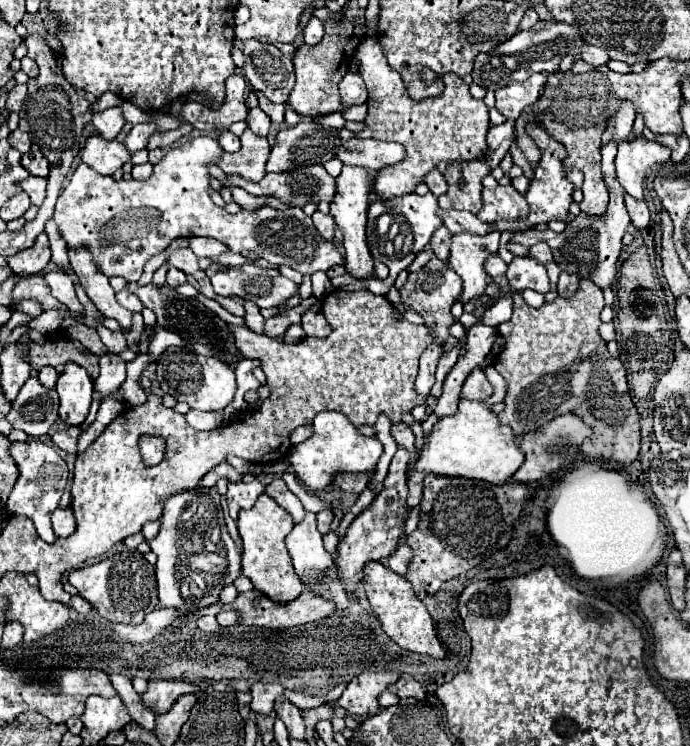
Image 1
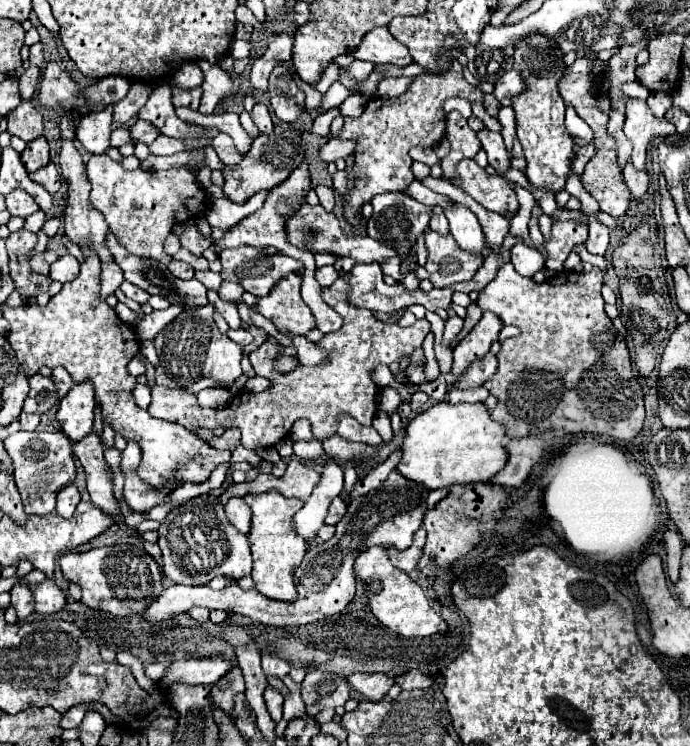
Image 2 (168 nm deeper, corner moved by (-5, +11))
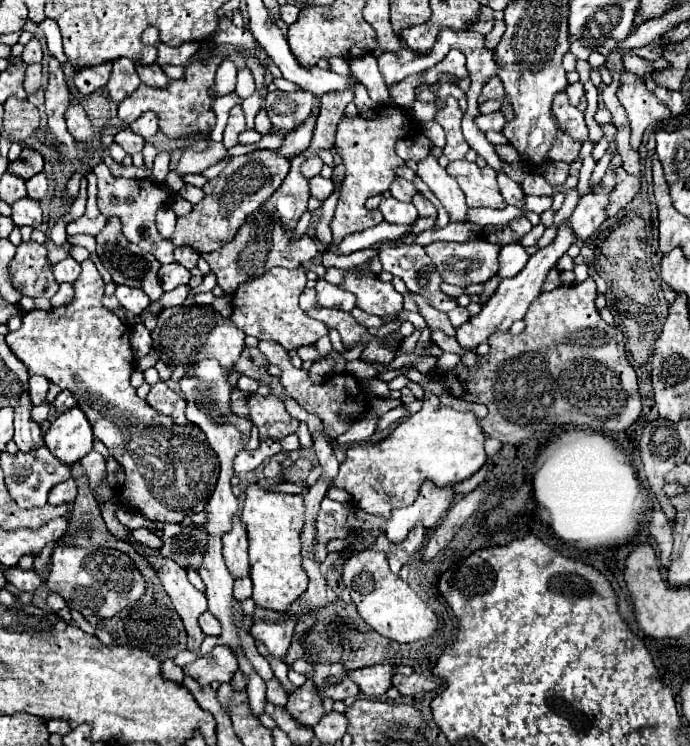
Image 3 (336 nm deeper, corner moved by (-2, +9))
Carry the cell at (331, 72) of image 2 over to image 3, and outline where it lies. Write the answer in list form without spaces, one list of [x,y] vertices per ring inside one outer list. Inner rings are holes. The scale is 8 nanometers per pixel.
[[[274,89],[266,95],[264,109],[274,127],[282,131],[294,131],[310,115],[314,101],[316,97],[308,91],[284,93],[280,89]]]

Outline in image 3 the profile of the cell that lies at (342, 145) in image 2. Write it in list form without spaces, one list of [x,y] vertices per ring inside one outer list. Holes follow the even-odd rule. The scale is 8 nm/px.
[[[312,155],[312,157],[308,157],[308,159],[304,161],[304,165],[302,165],[302,175],[308,177],[308,179],[312,179],[312,177],[316,177],[316,175],[320,173],[322,167],[324,167],[324,161],[320,159],[320,155]]]

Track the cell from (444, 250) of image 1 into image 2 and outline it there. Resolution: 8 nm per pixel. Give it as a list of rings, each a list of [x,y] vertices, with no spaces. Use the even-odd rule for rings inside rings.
[[[431,207],[431,221],[429,221],[429,227],[441,235],[447,235],[449,233],[449,225],[447,225],[447,219],[445,219],[445,213],[441,207]]]

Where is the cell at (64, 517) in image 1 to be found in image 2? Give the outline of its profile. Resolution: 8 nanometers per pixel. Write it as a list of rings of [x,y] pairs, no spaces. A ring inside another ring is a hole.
[[[71,483],[71,485],[67,485],[67,487],[63,487],[63,489],[59,491],[55,511],[57,511],[61,517],[69,519],[69,517],[73,515],[73,511],[75,511],[77,503],[79,503],[79,491],[77,491],[77,487]]]

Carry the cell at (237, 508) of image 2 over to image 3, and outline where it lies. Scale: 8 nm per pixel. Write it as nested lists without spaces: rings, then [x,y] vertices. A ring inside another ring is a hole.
[[[236,515],[236,519],[232,519],[232,531],[228,531],[228,535],[224,535],[224,561],[234,577],[244,577],[250,571],[248,535],[246,535],[246,527],[244,527],[240,515]]]

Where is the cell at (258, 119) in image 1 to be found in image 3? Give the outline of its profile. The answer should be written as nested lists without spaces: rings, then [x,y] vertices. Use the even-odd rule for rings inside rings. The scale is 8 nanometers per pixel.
[[[260,109],[260,111],[256,113],[256,119],[254,119],[254,129],[256,129],[260,135],[270,133],[272,123],[270,123],[270,119],[268,119],[268,115],[266,115],[266,111],[264,111],[264,109]]]

